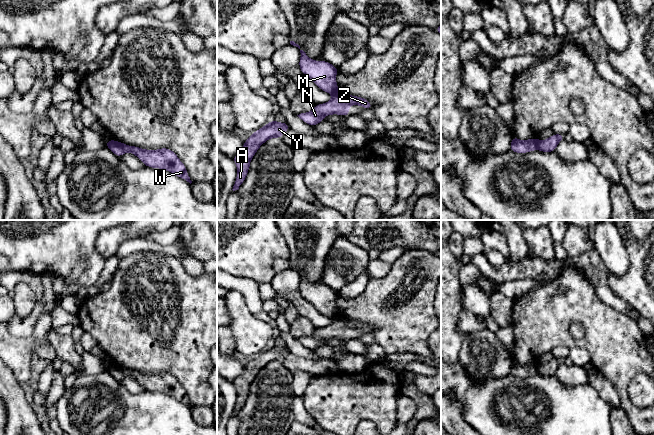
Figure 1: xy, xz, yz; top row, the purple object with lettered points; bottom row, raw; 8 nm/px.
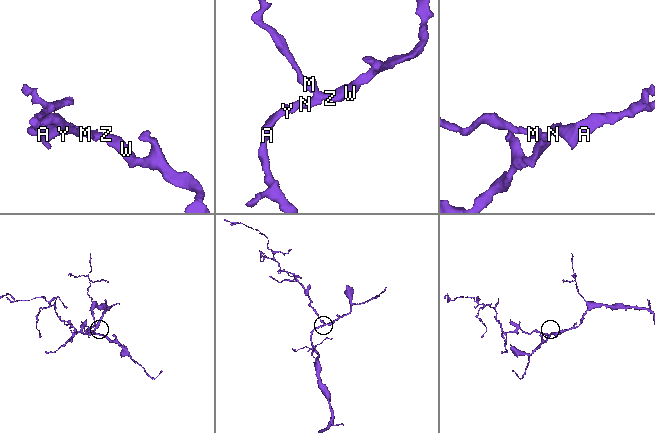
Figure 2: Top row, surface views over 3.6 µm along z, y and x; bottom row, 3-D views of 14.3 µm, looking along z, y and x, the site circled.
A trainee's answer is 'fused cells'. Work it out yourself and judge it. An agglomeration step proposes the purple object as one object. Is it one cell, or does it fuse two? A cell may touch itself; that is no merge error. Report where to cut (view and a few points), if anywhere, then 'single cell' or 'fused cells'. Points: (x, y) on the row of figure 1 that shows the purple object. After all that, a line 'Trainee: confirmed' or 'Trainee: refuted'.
yz (538, 140), (536, 148) | fused cells
Trainee: confirmed

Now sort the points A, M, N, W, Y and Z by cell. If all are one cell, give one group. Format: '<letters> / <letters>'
A N W Y Z / M

